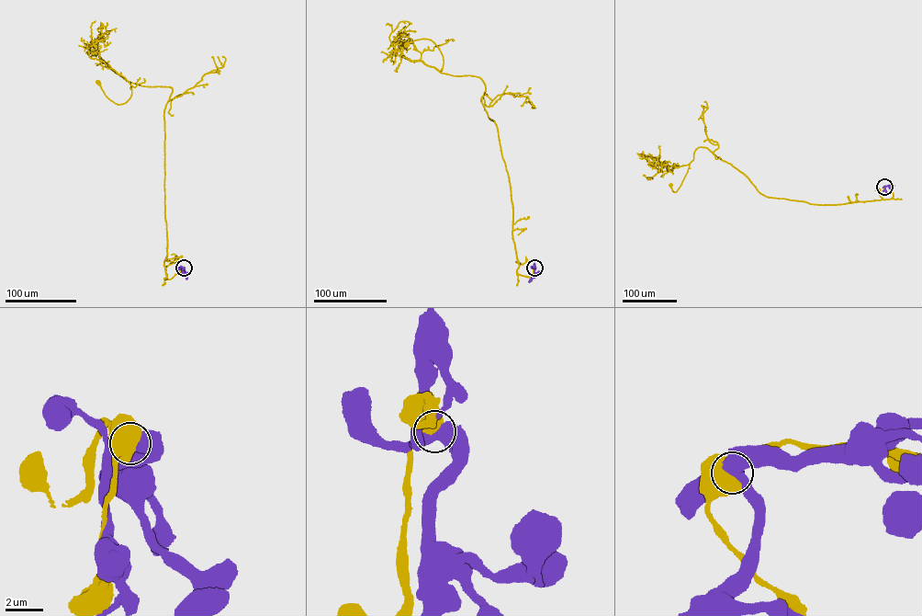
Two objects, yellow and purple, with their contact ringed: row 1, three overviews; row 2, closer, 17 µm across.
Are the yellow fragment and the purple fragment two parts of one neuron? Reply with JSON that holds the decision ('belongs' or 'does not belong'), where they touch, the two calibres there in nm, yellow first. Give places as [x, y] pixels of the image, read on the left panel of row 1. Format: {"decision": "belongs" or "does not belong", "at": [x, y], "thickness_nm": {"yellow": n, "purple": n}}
{"decision": "does not belong", "at": [184, 268], "thickness_nm": {"yellow": 800, "purple": 600}}

